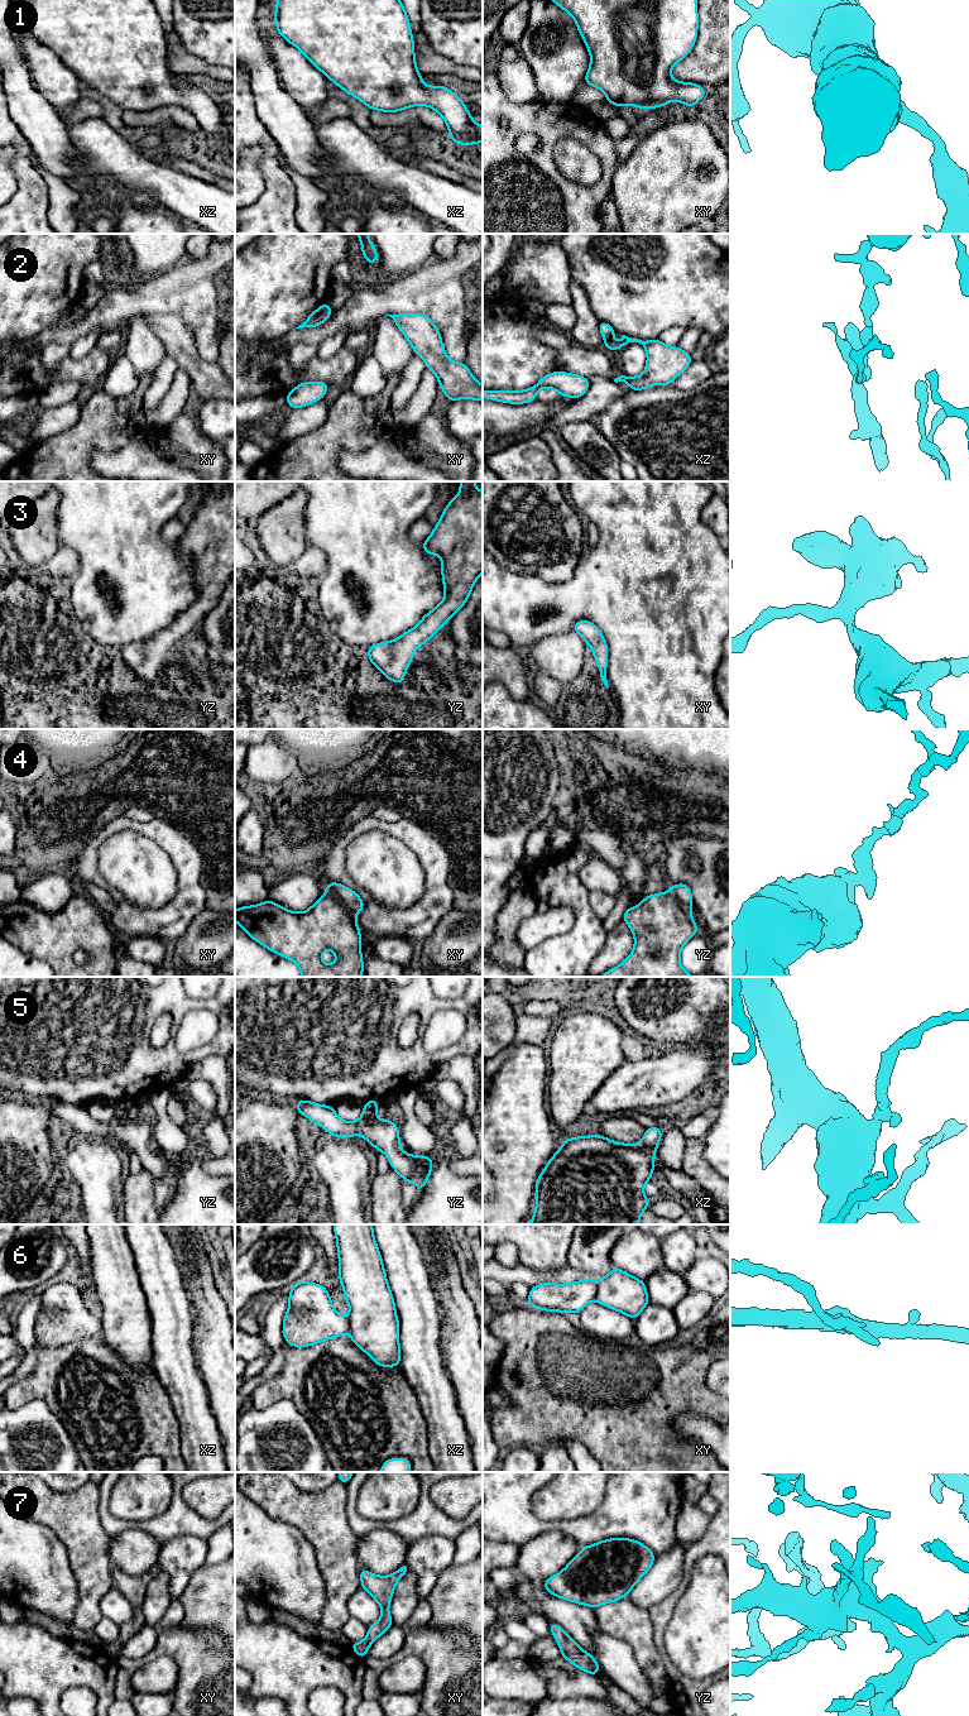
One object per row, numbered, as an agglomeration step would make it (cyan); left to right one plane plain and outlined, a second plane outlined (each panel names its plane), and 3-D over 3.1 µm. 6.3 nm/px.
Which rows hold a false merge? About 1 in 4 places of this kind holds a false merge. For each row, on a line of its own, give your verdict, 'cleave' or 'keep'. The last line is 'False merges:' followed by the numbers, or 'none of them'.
1: keep
2: keep
3: keep
4: cleave
5: keep
6: cleave
7: keep
False merges: 4, 6

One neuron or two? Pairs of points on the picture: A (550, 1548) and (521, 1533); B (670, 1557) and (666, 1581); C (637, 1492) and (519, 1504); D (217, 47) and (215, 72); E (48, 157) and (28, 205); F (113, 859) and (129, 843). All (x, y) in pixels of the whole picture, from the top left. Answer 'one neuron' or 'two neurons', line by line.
A: two neurons
B: one neuron
C: one neuron
D: two neurons
E: two neurons
F: one neuron

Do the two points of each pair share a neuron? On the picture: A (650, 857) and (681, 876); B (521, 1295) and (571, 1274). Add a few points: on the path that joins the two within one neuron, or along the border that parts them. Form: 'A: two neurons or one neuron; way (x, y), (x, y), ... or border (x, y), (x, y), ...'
A: two neurons; border (665, 844), (661, 859)
B: two neurons; border (531, 1286), (523, 1283), (513, 1283), (508, 1288)

